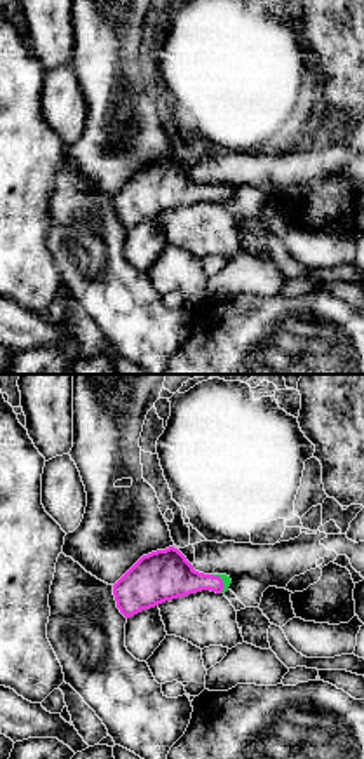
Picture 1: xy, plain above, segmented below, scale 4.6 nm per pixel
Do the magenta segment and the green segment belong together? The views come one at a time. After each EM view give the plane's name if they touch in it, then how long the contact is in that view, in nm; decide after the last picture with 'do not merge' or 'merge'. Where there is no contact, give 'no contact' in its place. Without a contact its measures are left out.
contact in xy; length 100 nm

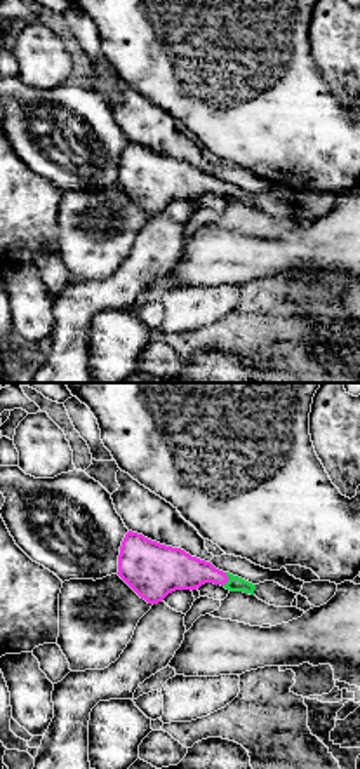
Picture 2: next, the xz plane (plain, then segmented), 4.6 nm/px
contact in xz; length 70 nm

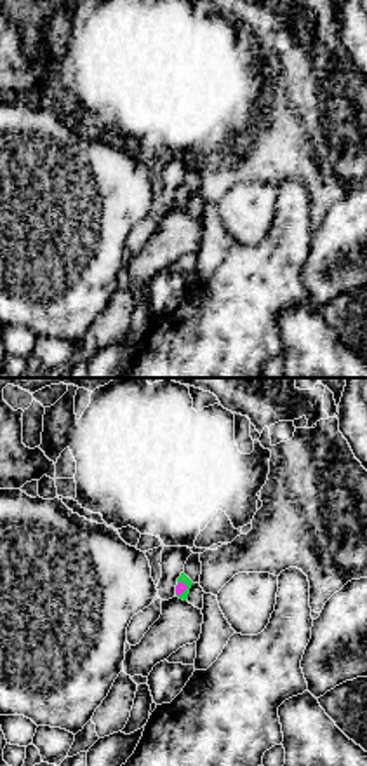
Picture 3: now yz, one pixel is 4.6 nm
contact in yz; length 80 nm

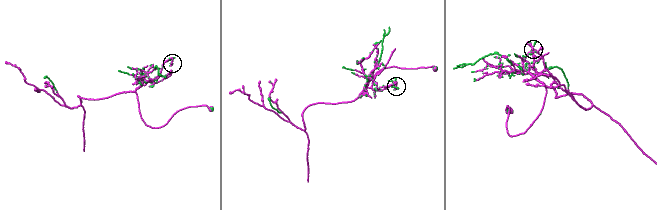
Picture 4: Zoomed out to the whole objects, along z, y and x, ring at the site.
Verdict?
merge

